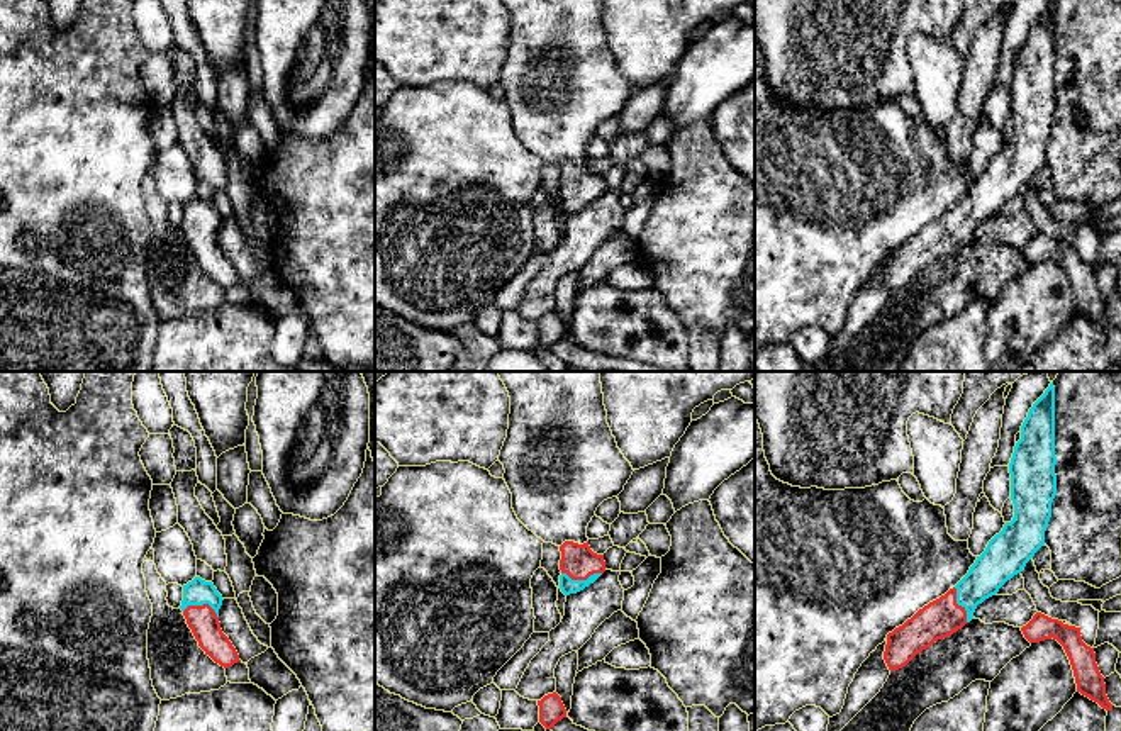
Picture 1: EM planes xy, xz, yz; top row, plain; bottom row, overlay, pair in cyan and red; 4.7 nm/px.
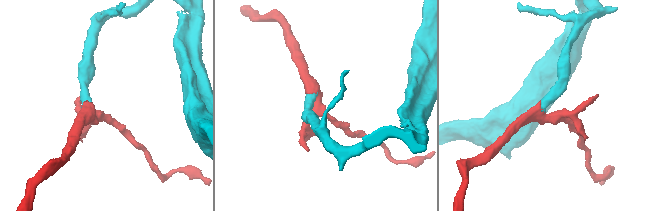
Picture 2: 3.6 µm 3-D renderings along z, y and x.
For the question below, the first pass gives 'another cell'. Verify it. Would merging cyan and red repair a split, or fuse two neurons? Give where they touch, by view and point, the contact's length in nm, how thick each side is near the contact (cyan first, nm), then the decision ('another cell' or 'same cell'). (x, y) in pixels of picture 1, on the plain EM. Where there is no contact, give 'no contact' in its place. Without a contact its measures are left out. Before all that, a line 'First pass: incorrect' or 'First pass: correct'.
First pass: incorrect
meets cyan in xz at (582, 200); contact 190 nm long; 70 nm thick on the cyan side, 170 nm on the other; same cell

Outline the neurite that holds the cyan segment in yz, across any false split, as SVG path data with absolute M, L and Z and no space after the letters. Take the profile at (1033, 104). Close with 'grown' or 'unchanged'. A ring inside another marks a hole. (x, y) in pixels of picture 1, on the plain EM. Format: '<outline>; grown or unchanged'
M1051 2L1029 29L1009 83L1012 141L989 161L985 171L953 209L887 254L884 280L890 292L906 287L934 261L951 256L970 243L977 226L1021 193L1035 173L1045 166L1045 151L1057 115L1055 85Z; grown

